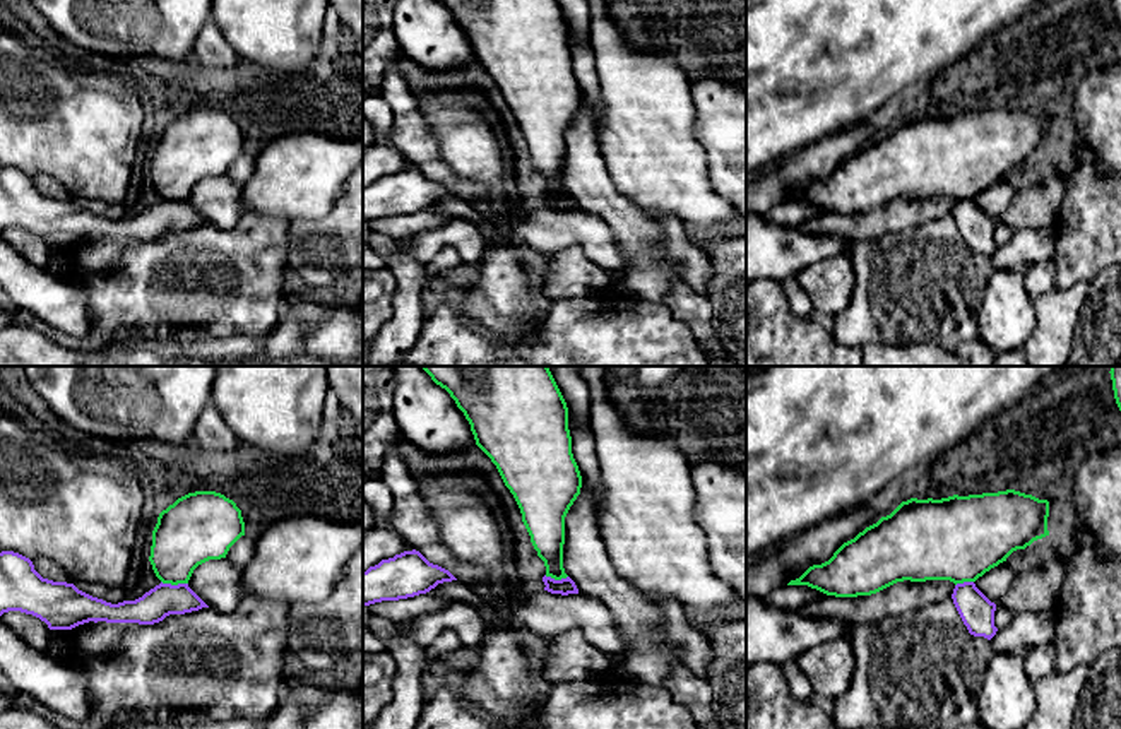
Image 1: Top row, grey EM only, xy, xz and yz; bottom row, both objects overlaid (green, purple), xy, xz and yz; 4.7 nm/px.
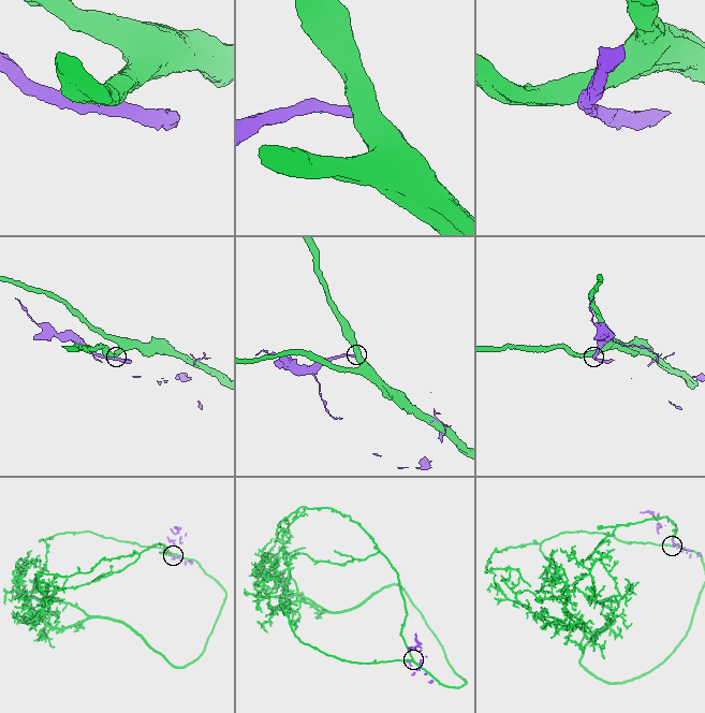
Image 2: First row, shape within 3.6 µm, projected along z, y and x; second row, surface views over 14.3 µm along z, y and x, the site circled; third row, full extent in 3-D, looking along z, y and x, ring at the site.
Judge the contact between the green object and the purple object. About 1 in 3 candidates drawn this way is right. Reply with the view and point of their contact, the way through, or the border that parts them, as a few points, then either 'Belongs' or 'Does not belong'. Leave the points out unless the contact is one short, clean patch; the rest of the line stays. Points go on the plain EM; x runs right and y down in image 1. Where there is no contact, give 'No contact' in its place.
Touches green at xy (175, 201). Boundary: xy (161, 197), (187, 201). Does not belong

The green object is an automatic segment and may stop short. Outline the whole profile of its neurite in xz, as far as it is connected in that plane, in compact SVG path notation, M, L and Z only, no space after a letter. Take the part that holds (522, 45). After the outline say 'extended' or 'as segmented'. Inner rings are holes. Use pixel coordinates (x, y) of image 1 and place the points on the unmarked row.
M436 0L445 5L471 41L476 62L496 82L505 103L513 111L522 139L537 173L544 178L546 193L566 195L563 185L565 133L580 111L582 92L572 70L568 24L556 0Z; as segmented

